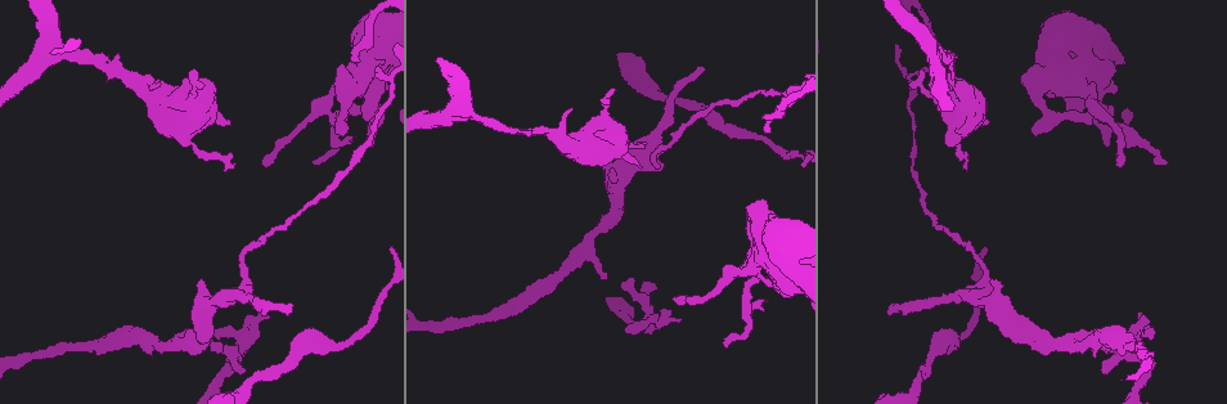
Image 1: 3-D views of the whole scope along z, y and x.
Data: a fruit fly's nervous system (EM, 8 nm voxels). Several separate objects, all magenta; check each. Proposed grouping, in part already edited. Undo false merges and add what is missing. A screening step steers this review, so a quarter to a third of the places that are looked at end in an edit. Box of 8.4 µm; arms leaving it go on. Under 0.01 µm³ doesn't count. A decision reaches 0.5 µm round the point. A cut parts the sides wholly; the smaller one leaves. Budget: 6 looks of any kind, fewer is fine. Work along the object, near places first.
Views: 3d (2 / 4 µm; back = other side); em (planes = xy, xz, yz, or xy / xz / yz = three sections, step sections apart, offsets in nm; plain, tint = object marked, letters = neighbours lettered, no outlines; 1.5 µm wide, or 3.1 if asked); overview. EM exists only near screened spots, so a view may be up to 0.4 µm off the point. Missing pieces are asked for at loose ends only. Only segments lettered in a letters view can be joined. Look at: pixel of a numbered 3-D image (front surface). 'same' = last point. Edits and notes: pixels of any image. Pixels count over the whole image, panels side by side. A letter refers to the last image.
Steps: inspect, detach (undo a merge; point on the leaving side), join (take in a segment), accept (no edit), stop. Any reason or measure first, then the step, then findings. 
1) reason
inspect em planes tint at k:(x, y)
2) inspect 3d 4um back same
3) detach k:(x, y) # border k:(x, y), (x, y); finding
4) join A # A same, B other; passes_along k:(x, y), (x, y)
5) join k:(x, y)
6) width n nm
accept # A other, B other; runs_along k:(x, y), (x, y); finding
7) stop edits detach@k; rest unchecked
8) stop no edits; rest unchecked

thick turns thin
inspect em yz step 8 tint at 1:(1087, 94)

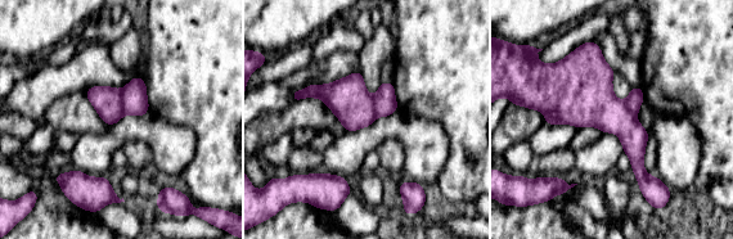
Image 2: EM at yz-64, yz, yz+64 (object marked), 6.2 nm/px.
inspect em planes letters same

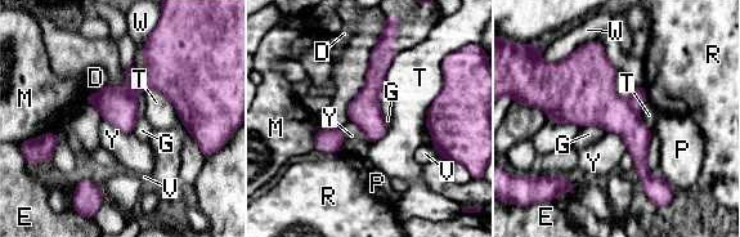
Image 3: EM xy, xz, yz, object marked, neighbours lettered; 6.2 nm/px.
longest_contact T 380 nm
accept # D other, E other, G other, M other, P other, R other, T other, V other, W other, Y other; runs_along 3:(90, 99), (170, 84), (200, 112); all the same neuron

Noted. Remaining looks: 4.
an open end
inspect 3d 2um at 1:(637, 148)

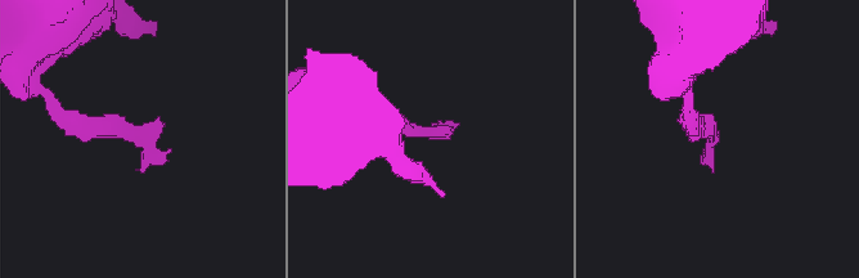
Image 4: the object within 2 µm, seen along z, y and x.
inspect em xz step 4 tint at 4:(427, 136)

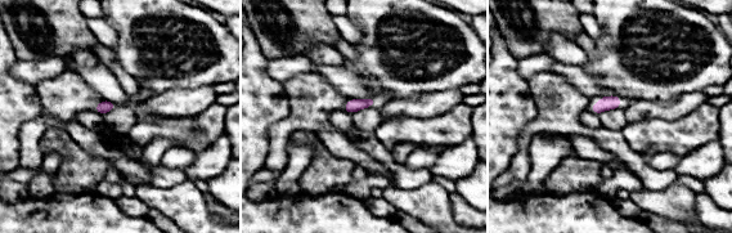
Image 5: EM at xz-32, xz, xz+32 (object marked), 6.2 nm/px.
inspect em planes letters same

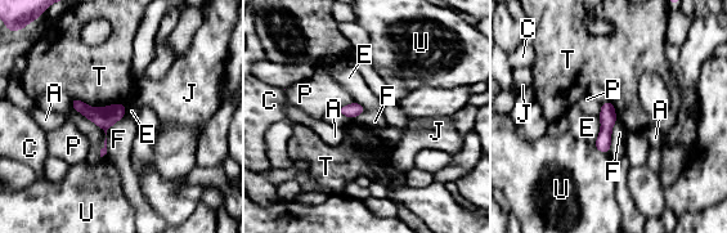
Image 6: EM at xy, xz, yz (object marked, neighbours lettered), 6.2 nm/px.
width 90 nm
accept # A other, C other, E other, F other, J other, P other, T other, U other; runs_along 6:(609, 106), (605, 138), (600, 147); no lettered segment goes on from it

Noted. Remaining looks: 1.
stop no edits; rest unchecked

